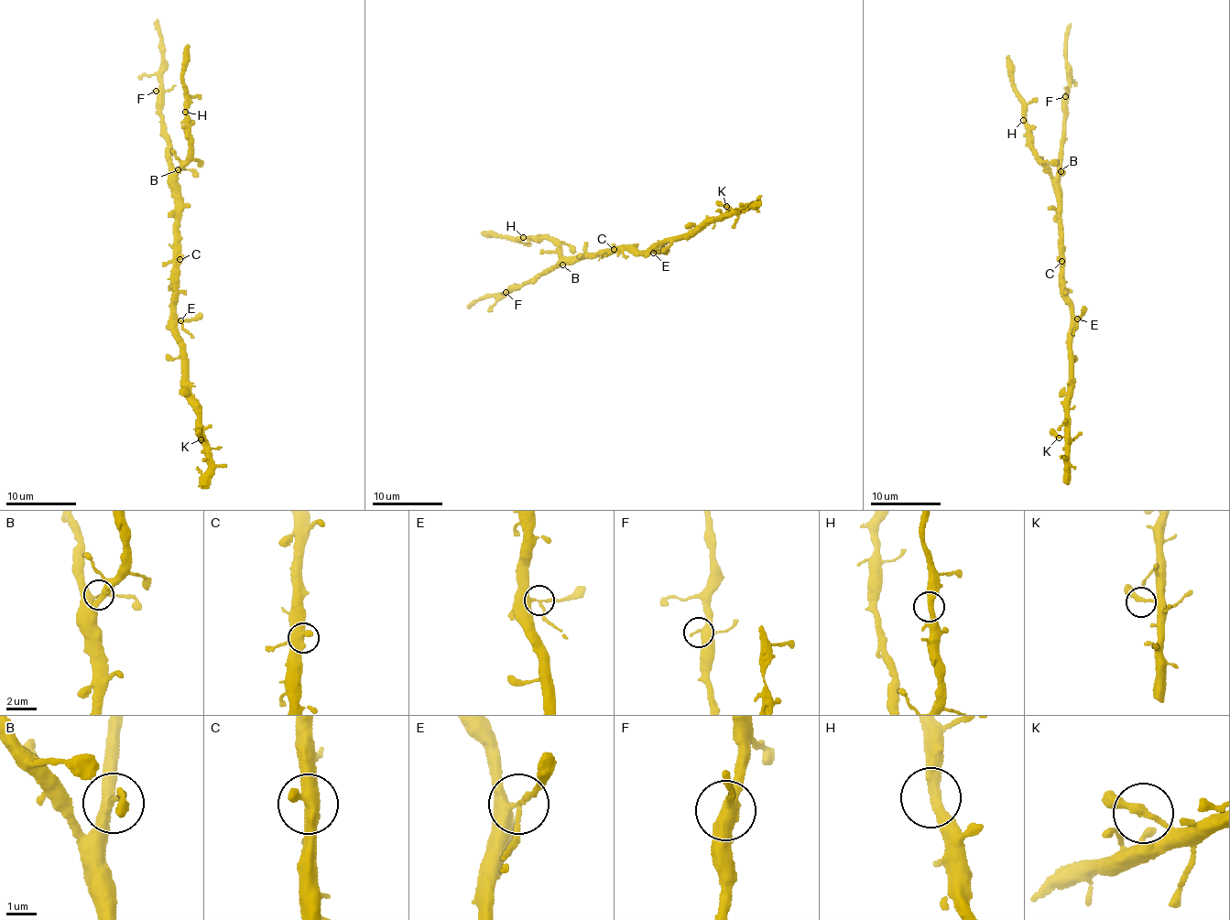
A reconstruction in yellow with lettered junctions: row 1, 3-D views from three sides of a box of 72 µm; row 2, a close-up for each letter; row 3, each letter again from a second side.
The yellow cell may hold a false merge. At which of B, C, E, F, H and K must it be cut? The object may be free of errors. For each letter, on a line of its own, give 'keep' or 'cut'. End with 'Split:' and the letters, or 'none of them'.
B: keep
C: keep
E: cut
F: keep
H: keep
K: keep
Split: E

